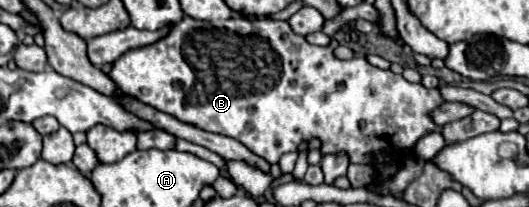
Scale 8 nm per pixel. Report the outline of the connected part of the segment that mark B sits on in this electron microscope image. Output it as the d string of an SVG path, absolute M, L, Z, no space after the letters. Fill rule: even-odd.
M184 17L160 43L126 51L116 59L110 77L124 93L164 113L176 115L176 119L184 123L234 137L270 163L278 163L280 155L296 151L300 143L316 137L322 143L322 155L346 153L350 163L372 165L378 173L372 185L382 185L400 171L400 159L396 155L412 153L424 135L442 131L442 125L434 123L430 113L446 101L438 89L408 83L402 75L370 65L366 57L356 55L350 61L340 61L334 57L338 45L335 39L328 47L310 45L302 35L292 31L288 21L248 21L244 17L198 21ZM378 155L384 155L386 161L380 163Z

